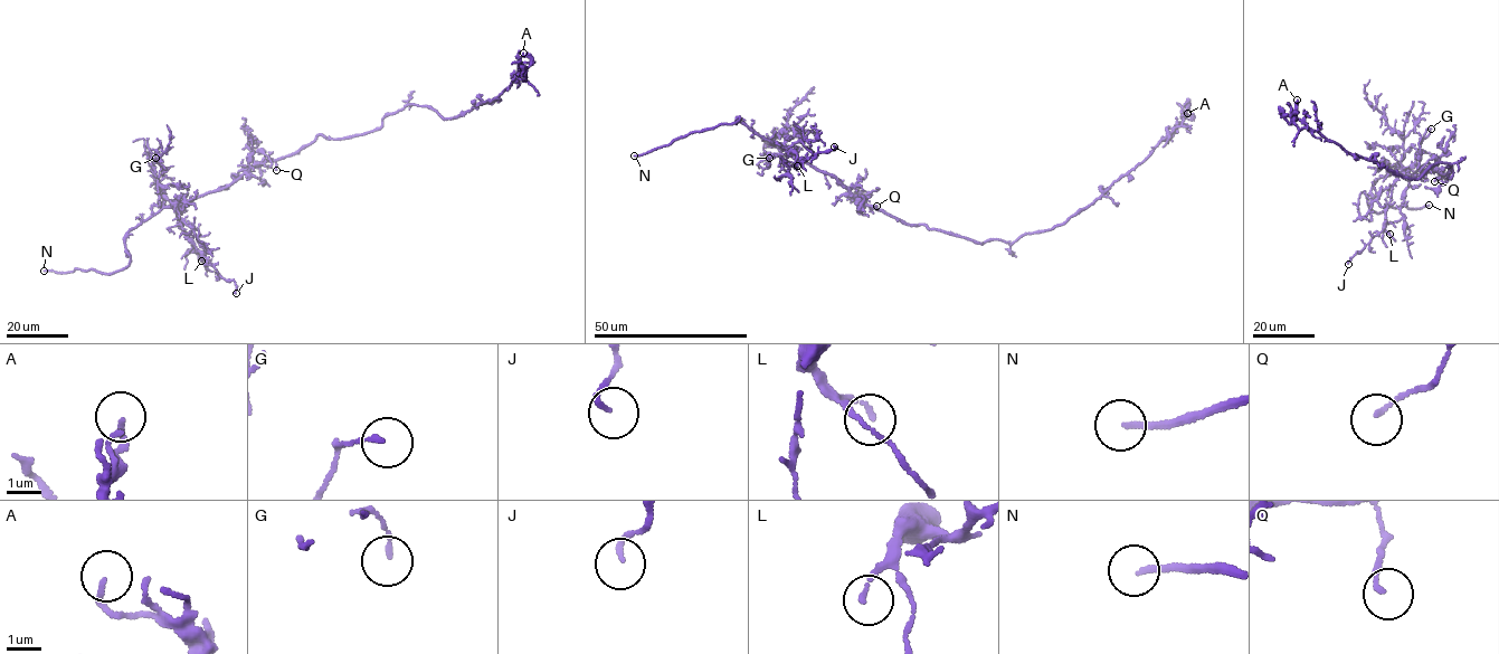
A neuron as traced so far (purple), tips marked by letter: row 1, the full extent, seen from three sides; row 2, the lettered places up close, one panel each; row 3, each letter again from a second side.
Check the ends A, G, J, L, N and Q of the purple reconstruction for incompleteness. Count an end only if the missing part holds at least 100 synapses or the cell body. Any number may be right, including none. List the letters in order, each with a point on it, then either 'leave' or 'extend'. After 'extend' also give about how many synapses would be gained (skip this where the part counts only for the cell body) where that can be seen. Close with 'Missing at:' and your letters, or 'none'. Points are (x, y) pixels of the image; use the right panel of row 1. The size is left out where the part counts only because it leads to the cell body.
A: place (1297, 100); leave
G: place (1431, 129); leave
J: place (1348, 264); leave
L: place (1390, 234); leave
N: place (1429, 205); extend
Q: place (1434, 181); leave
Missing at: N

